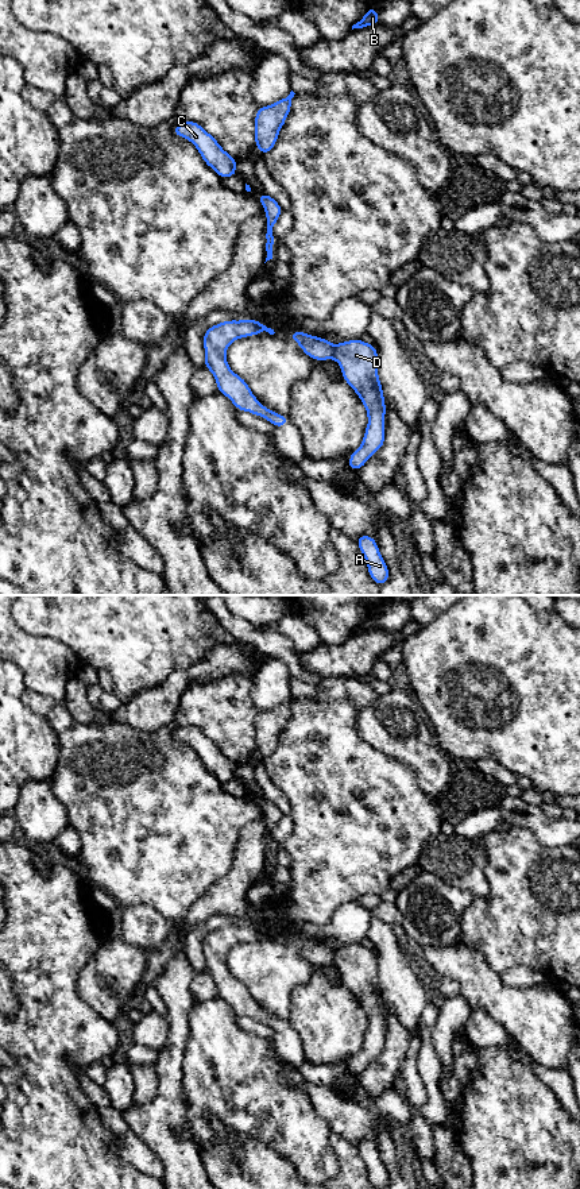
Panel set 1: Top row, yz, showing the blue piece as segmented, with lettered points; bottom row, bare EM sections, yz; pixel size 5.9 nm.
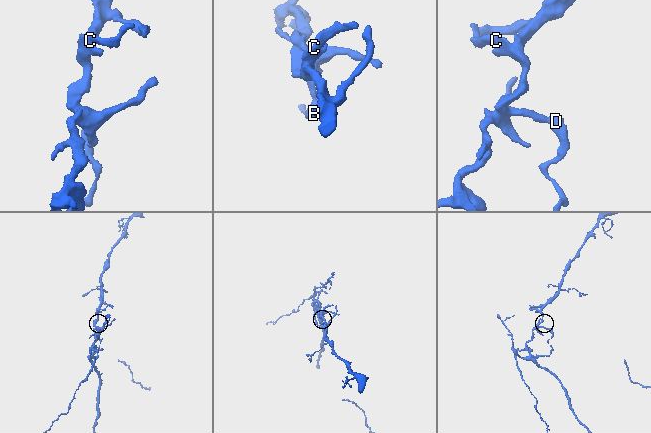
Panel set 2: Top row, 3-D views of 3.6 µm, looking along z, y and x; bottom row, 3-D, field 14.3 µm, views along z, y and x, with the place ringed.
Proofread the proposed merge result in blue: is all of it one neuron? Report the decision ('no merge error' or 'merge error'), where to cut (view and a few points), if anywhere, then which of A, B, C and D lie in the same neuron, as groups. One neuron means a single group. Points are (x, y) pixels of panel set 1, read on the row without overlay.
merge error | yz (335, 950), (332, 961) | A D / B C

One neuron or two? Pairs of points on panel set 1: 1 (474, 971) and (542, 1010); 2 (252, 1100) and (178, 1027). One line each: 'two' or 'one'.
1: one
2: two

